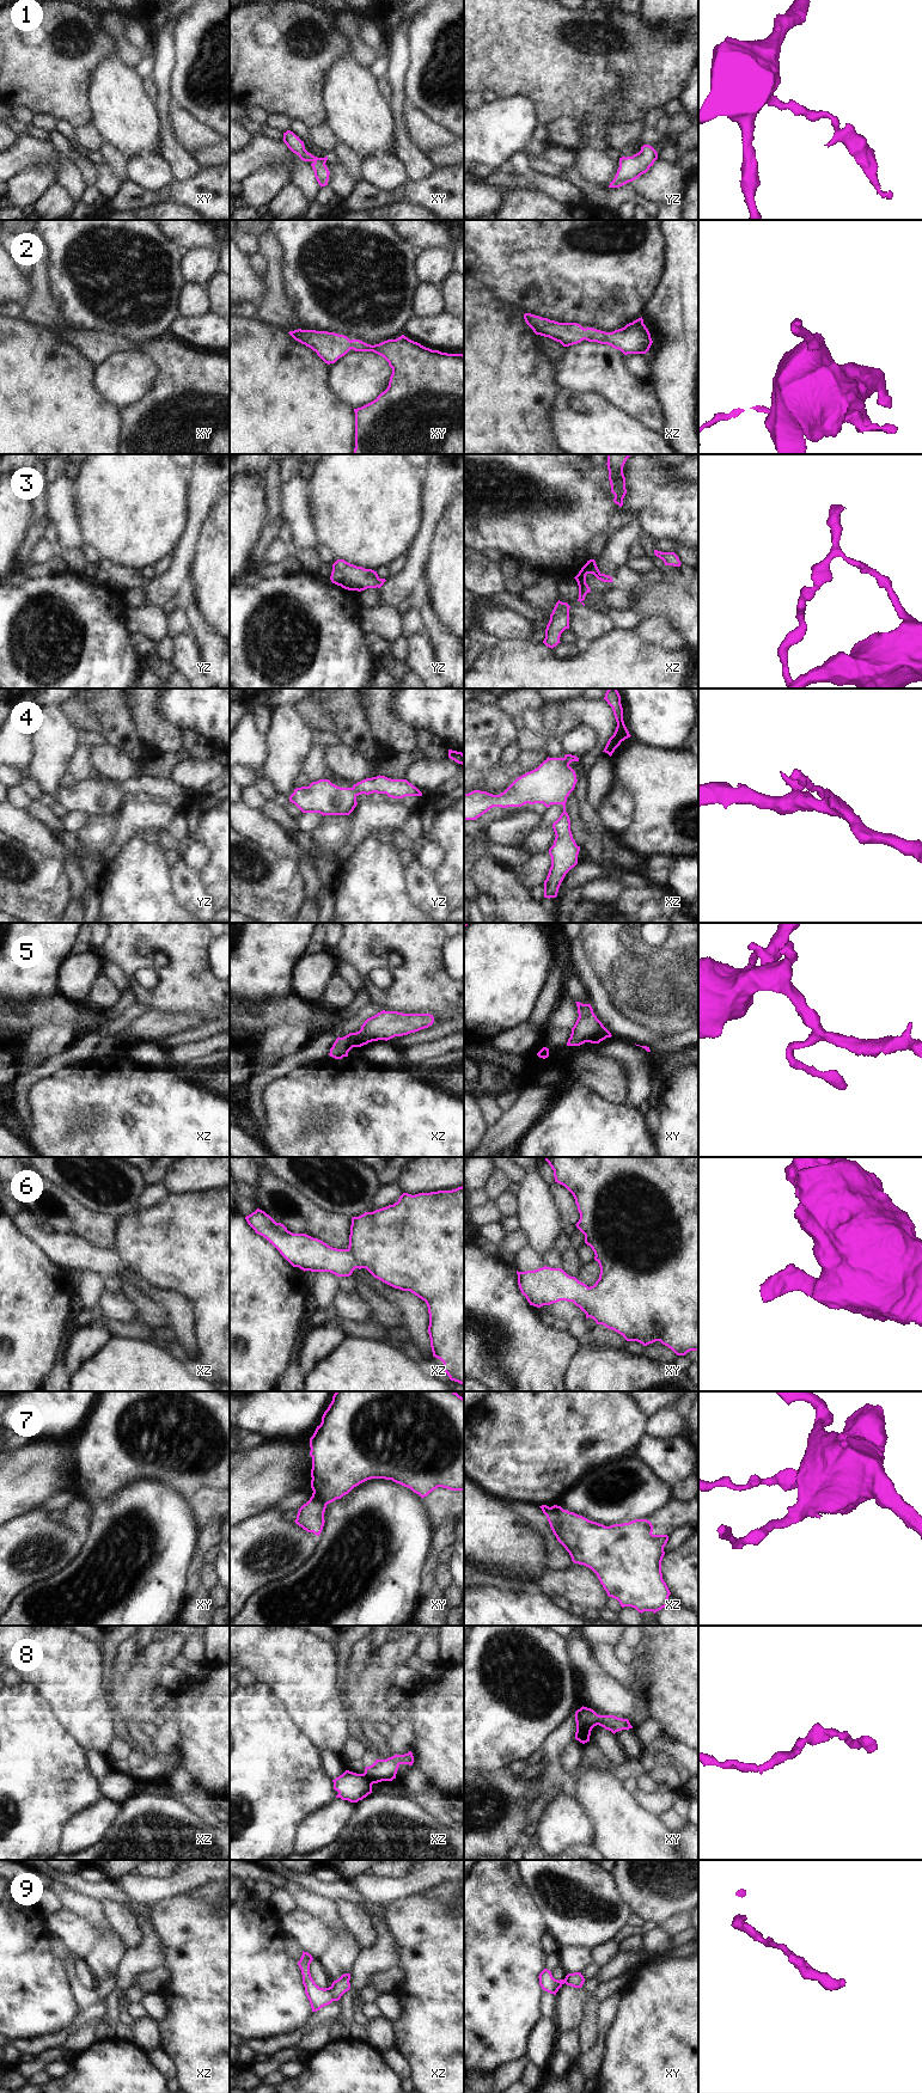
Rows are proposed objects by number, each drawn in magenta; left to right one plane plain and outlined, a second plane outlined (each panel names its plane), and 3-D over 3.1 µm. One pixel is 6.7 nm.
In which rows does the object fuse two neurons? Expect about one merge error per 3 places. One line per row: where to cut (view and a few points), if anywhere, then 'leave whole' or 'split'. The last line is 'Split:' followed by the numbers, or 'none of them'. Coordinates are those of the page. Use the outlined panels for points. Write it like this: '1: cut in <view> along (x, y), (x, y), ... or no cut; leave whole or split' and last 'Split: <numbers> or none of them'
1: no cut; leave whole
2: no cut; leave whole
3: no cut; leave whole
4: no cut; leave whole
5: no cut; leave whole
6: no cut; leave whole
7: cut in xz along (553, 1506), (557, 1518), (557, 1528), (555, 1530); split
8: no cut; leave whole
9: no cut; leave whole
Split: 7

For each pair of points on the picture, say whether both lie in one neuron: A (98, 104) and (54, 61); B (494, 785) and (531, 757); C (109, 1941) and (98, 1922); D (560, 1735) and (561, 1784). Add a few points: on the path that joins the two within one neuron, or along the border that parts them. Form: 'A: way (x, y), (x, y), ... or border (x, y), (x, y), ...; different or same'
A: border (97, 67), (92, 73), (87, 89), (90, 121); different
B: way (504, 776), (521, 765); same
C: way (107, 1937), (103, 1927); same
D: way (553, 1746), (553, 1772); same

